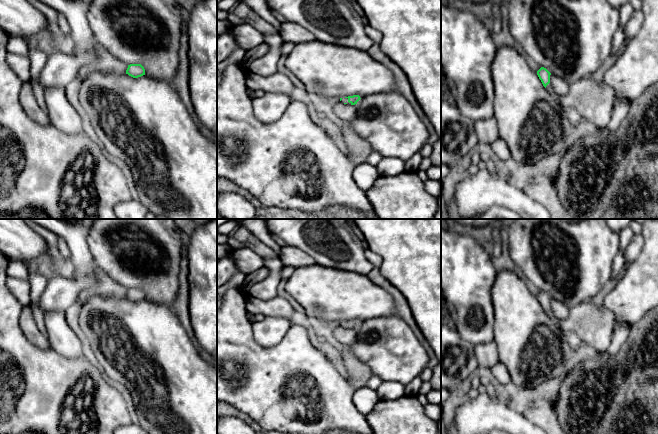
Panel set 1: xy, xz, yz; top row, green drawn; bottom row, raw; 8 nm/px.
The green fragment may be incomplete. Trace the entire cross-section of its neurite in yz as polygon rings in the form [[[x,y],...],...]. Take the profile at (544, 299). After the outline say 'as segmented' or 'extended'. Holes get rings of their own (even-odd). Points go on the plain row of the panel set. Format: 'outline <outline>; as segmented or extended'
outline [[[541,291],[537,295],[537,299],[539,303],[541,304],[543,310],[548,314],[550,317],[554,318],[551,307],[550,307],[550,299],[551,297],[544,291]]]; extended

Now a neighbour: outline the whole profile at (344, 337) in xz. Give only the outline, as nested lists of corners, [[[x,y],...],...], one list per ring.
[[[341,325],[335,329],[327,330],[329,338],[340,347],[349,347],[356,342],[357,329],[344,328]]]

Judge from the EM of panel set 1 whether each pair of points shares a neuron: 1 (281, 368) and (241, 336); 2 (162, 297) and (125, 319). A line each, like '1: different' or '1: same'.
1: same
2: different

